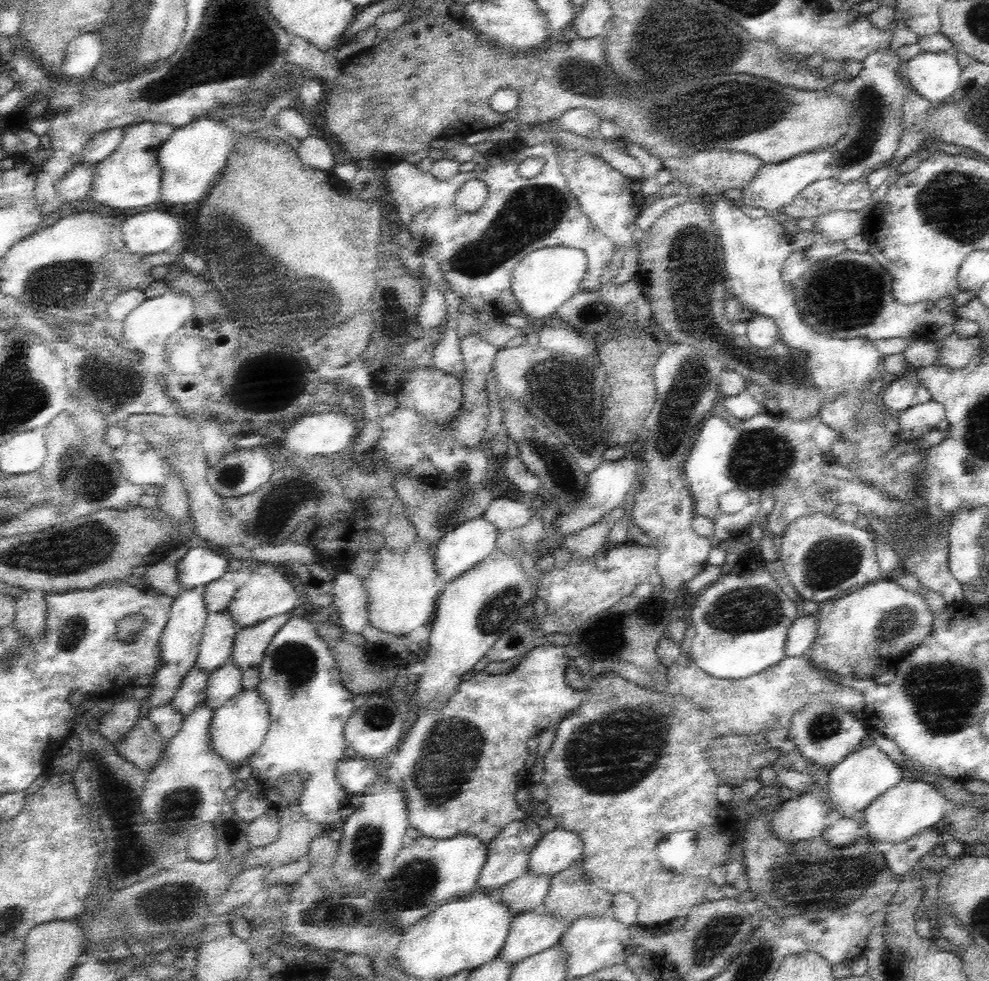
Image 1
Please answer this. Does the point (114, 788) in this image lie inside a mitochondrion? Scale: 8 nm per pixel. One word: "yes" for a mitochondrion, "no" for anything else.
no

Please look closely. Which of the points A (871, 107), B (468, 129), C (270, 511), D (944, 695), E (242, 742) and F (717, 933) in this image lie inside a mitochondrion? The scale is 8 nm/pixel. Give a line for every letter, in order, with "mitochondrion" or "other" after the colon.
A: mitochondrion
B: other
C: mitochondrion
D: mitochondrion
E: other
F: mitochondrion

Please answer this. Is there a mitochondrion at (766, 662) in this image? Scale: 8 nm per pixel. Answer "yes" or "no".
no

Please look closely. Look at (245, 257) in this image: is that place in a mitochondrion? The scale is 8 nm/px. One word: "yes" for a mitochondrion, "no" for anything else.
yes

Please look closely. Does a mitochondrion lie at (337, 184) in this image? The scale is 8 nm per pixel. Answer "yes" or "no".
no

